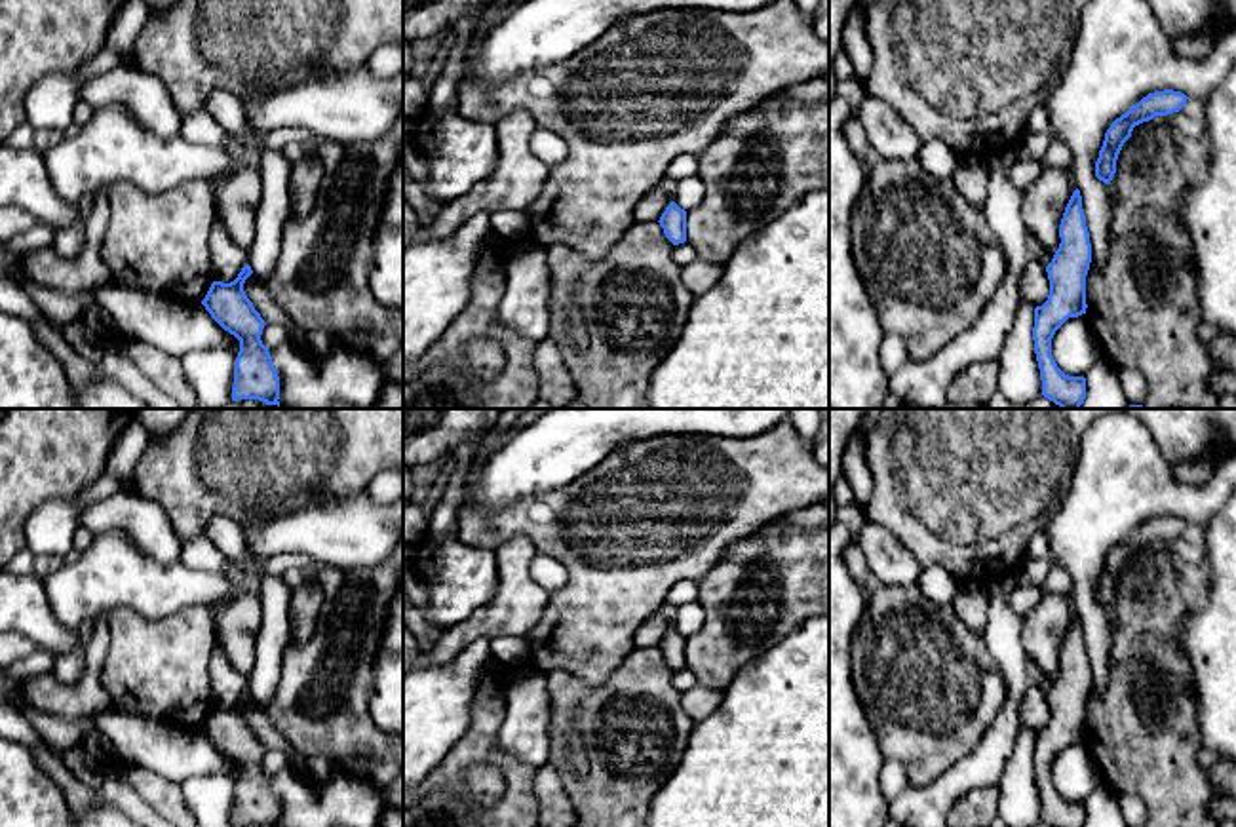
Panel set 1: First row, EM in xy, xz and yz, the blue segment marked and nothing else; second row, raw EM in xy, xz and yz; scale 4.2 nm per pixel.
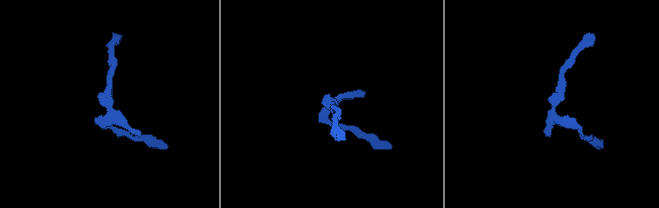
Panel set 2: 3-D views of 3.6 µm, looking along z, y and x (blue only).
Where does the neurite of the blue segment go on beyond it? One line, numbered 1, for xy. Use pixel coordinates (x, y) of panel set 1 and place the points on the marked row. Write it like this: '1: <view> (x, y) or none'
1: none

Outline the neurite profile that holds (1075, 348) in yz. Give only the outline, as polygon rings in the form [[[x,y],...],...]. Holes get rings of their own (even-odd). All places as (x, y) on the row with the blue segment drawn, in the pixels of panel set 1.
[[[1088,314],[1069,317],[1052,338],[1052,356],[1069,376],[1086,376],[1093,363],[1103,357]]]

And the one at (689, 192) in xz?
[[[692,175],[675,184],[673,202],[681,209],[690,211],[704,200],[704,196],[705,196],[705,184],[698,175]]]

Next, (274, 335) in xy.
[[[266,323],[261,340],[268,350],[281,346],[283,342],[289,340],[287,325]]]

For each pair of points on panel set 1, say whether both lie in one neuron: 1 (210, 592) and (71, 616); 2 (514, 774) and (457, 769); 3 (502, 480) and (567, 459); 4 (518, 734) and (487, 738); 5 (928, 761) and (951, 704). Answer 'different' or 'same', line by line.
1: same
2: same
3: same
4: different
5: same

